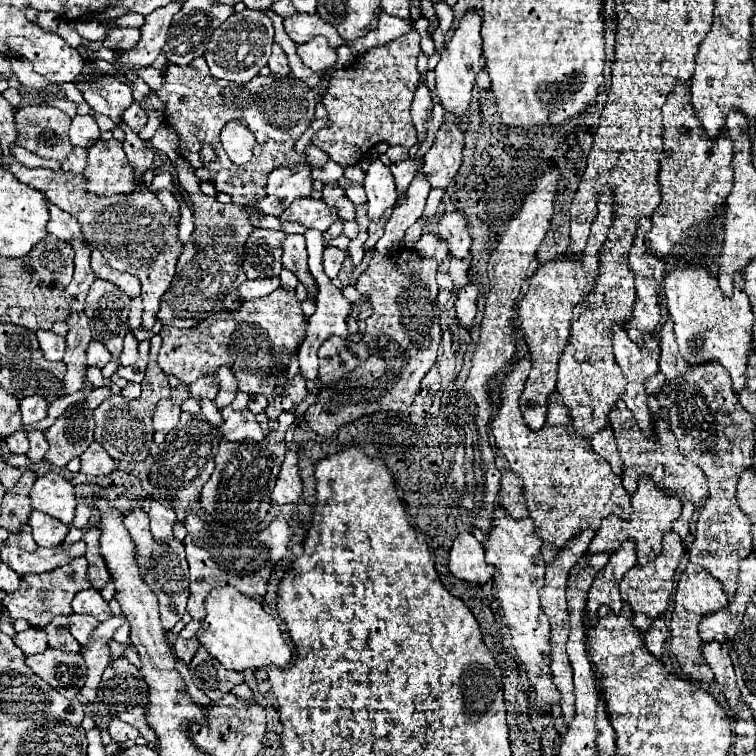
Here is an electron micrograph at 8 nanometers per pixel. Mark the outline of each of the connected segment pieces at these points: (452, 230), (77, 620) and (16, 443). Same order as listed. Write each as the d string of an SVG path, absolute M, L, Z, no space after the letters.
M462 211L444 213L442 219L438 221L438 235L448 243L452 257L456 257L456 259L468 257L472 237L468 235L466 217Z
M72 613L70 615L70 631L72 635L76 637L76 641L86 647L90 637L92 637L92 631L98 627L98 621L94 617L88 617L88 615L76 615Z
M22 429L14 431L14 433L6 439L6 443L8 443L8 449L10 449L12 453L28 453L28 439L26 439L26 433L24 433Z

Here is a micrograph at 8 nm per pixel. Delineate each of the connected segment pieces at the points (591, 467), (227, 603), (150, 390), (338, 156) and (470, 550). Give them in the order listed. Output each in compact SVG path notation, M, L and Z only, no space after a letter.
M529 353L521 358L516 367L502 381L502 403L492 419L492 435L496 447L508 459L510 467L522 479L522 491L530 519L536 525L536 535L562 549L570 539L582 533L584 527L600 527L600 521L608 515L628 519L632 515L630 495L622 487L618 475L612 473L610 465L592 451L590 441L576 437L570 425L568 409L560 393L548 397L548 417L540 431L530 431L518 407L518 397L523 393L531 370Z
M230 585L212 589L212 593L208 593L206 619L202 621L196 637L212 657L216 657L226 669L232 671L260 669L268 665L286 667L292 657L274 617L268 615L256 599L242 595Z
M154 335L150 339L150 361L148 361L146 375L144 375L144 381L142 381L142 395L140 395L140 399L128 401L128 399L124 399L120 395L110 395L92 413L94 421L96 421L94 439L106 449L106 453L112 459L134 463L134 461L144 461L148 457L148 453L150 453L150 443L148 441L152 441L152 435L154 435L154 429L152 429L154 407L156 407L156 403L162 397L170 397L170 391L172 391L172 387L168 383L168 375L156 365L156 357L158 357L160 345L162 345L162 337Z
M412 29L384 47L374 47L368 53L356 57L350 67L336 69L330 77L330 87L321 100L328 111L332 127L320 129L320 133L314 137L314 145L326 151L330 159L342 167L356 165L374 145L382 141L388 145L400 145L408 151L418 141L414 123L410 119L410 105L418 85L418 53L420 35Z
M470 532L460 533L454 539L448 569L456 579L476 585L484 585L494 573L494 569L484 561L484 547Z

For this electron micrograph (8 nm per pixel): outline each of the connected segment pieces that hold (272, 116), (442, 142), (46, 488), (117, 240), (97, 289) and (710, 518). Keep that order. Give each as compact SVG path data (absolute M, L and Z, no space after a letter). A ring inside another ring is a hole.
M196 57L190 65L184 65L184 67L170 63L164 71L164 83L158 91L154 91L154 95L164 103L166 123L180 137L180 155L192 163L192 167L196 169L196 175L198 175L200 181L210 181L218 191L224 191L224 193L232 195L232 203L236 203L236 205L250 205L250 203L262 201L262 197L266 193L268 173L276 167L284 167L284 165L294 163L292 161L294 145L296 145L298 137L308 129L308 121L312 121L312 117L314 117L314 105L316 105L314 91L310 87L306 87L302 81L294 79L292 75L286 75L286 77L282 77L282 75L266 75L266 77L256 75L248 83L222 81L222 79L214 79L210 75L204 57ZM230 119L238 119L238 121L246 123L248 129L252 129L252 133L256 135L254 157L244 165L234 165L220 142L221 129L224 127L224 123L228 123ZM206 143L214 145L214 149L218 153L216 161L212 161L212 163L202 163L200 157L198 157L198 151Z
M446 119L440 127L434 145L424 155L424 177L432 187L440 187L440 183L452 181L456 175L456 167L460 167L464 149L464 133L460 129L460 121Z
M54 473L38 477L30 489L30 499L34 509L52 515L64 525L72 523L76 493L74 493L74 485L68 479Z
M12 159L8 167L22 183L46 193L48 201L74 215L82 225L86 243L98 249L114 269L128 271L140 279L144 301L142 327L150 329L156 323L162 297L172 283L174 267L178 255L182 253L182 241L178 239L176 223L168 217L156 193L140 189L140 193L128 193L128 197L92 197L92 193L84 189L84 175L64 173L62 169L30 169L18 159Z
M96 279L86 297L84 313L90 319L92 337L106 345L106 349L118 357L122 351L124 335L128 333L130 297L116 285L104 279Z
M712 363L712 365L700 365L700 367L696 367L696 369L690 367L684 377L678 377L674 383L668 383L668 385L666 385L666 391L668 391L668 397L670 397L670 401L672 401L672 405L670 405L670 427L672 427L672 433L674 433L676 439L678 439L680 451L682 451L682 455L684 455L686 459L690 459L692 463L700 465L700 469L704 471L706 481L708 481L708 503L702 507L700 517L698 517L696 539L694 539L694 545L692 545L692 549L690 549L690 561L696 563L696 565L700 565L700 567L704 567L714 579L718 579L718 581L724 585L724 593L726 593L728 601L732 601L732 599L734 599L734 591L736 591L738 567L740 567L740 563L748 557L748 553L752 553L752 535L750 535L750 529L748 529L748 517L740 511L738 501L736 501L736 483L738 483L740 475L742 475L746 469L750 469L750 467L754 465L754 423L752 423L752 415L740 405L738 395L732 393L732 385L730 385L730 381L728 381L728 371L726 371L722 365L716 365L716 363Z

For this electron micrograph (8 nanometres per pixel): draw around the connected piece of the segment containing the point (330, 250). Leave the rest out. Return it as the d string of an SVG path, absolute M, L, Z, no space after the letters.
M332 245L324 247L324 261L322 261L322 265L324 265L324 271L326 271L326 275L330 279L334 279L338 275L338 271L340 271L342 261L346 259L346 255L348 255L346 251L340 251L340 249L332 247Z

